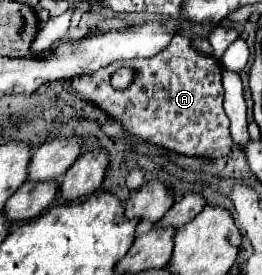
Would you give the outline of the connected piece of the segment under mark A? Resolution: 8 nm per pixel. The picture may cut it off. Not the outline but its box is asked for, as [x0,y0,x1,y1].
[70,33,232,157]

